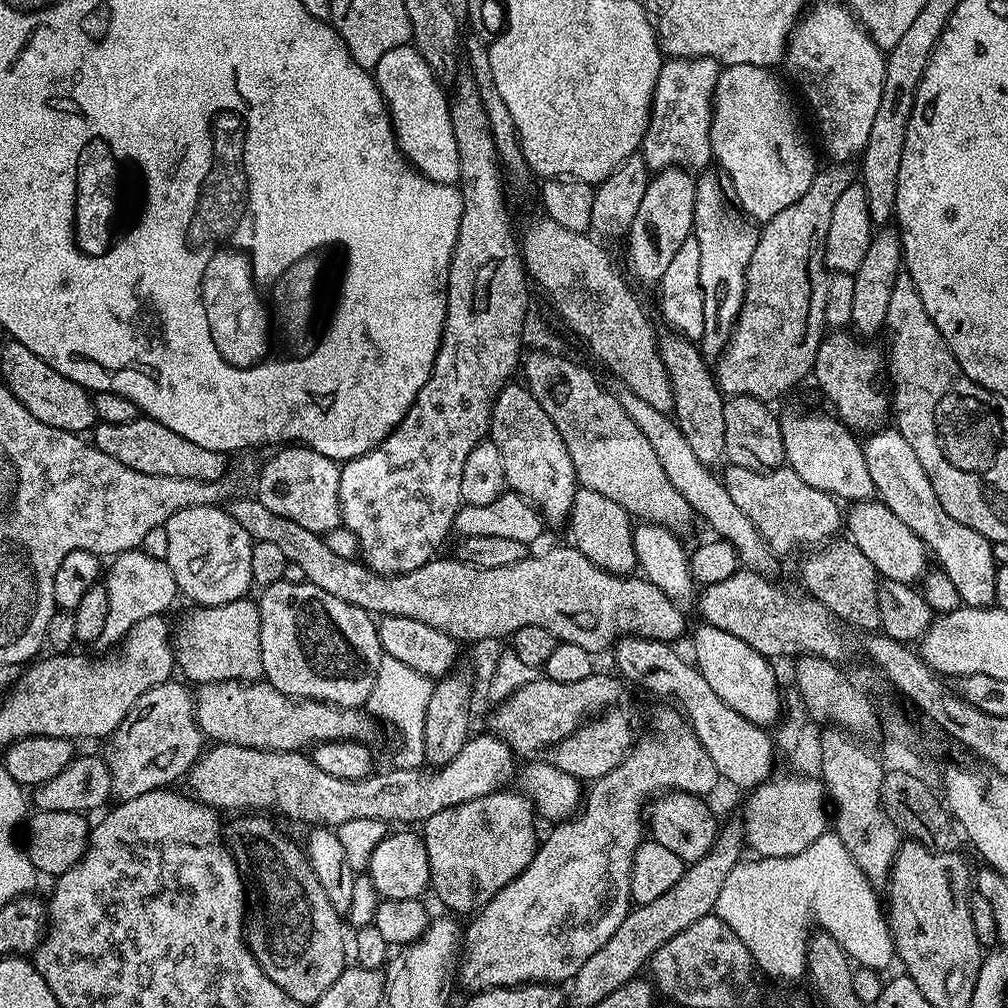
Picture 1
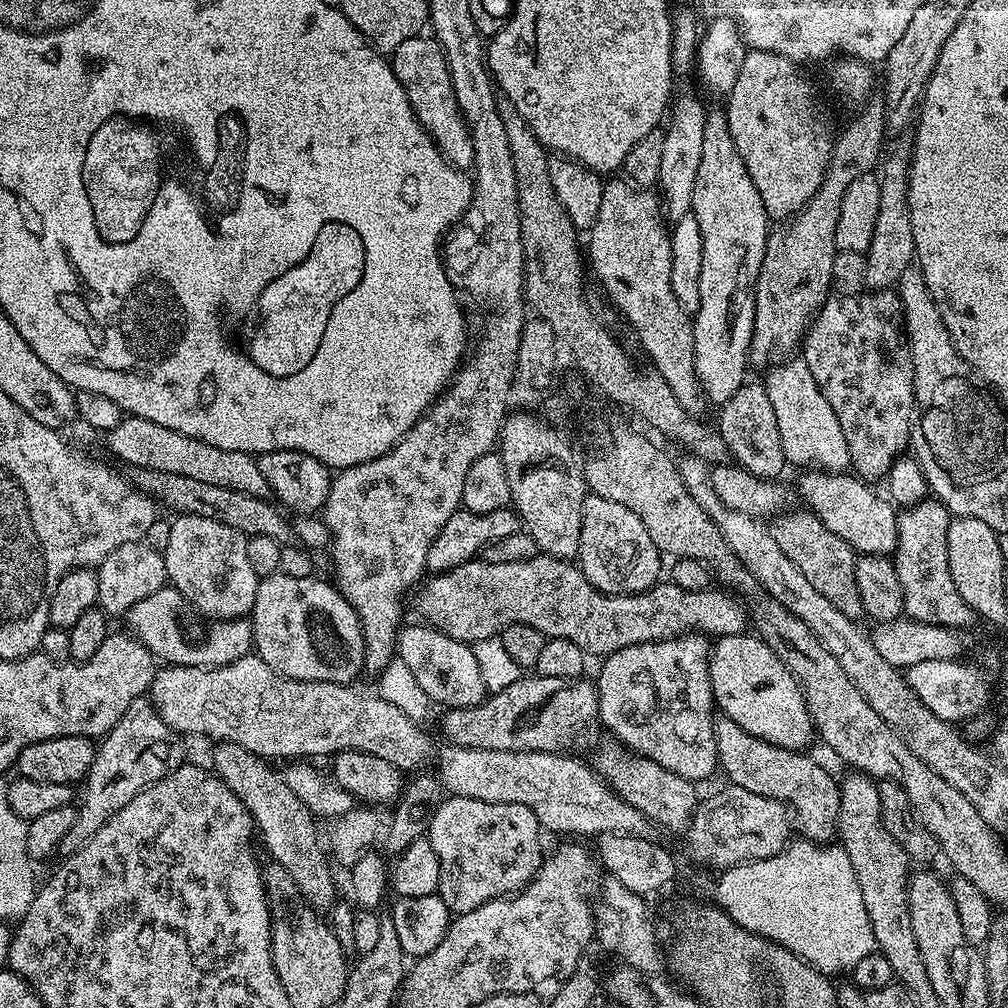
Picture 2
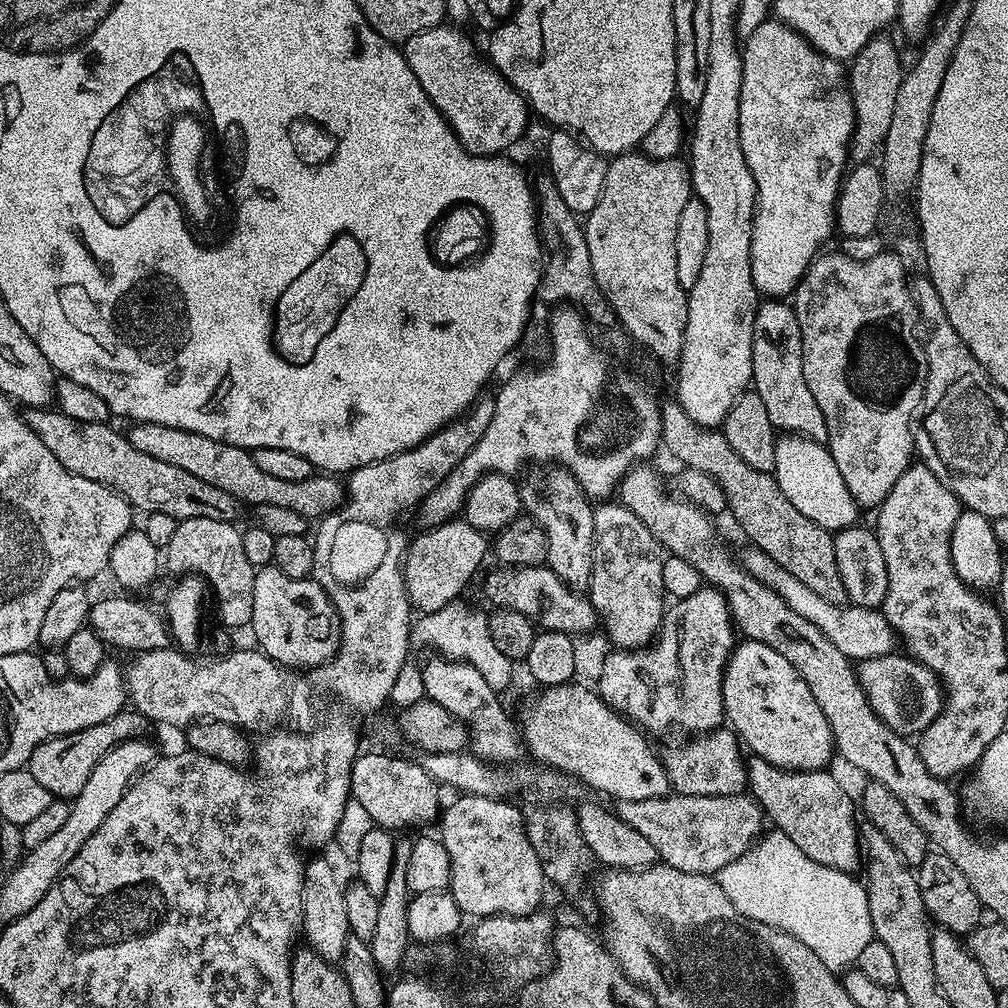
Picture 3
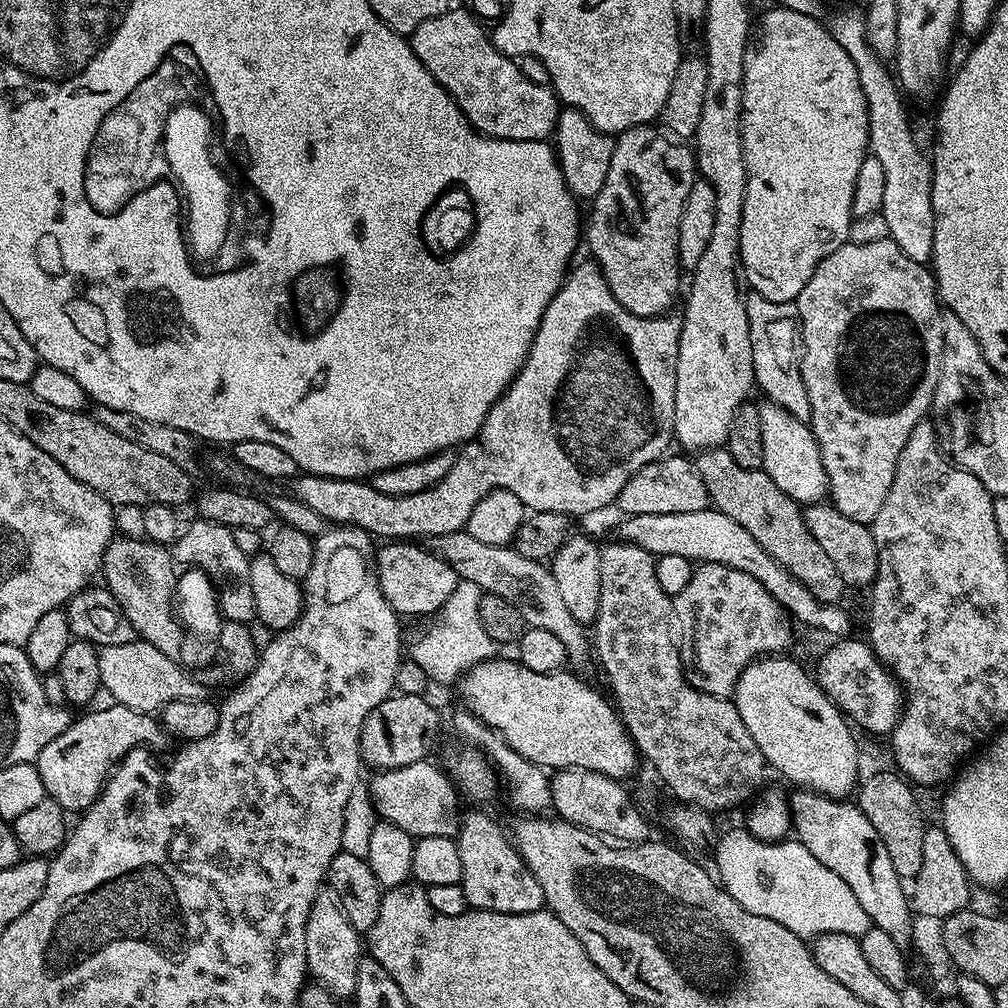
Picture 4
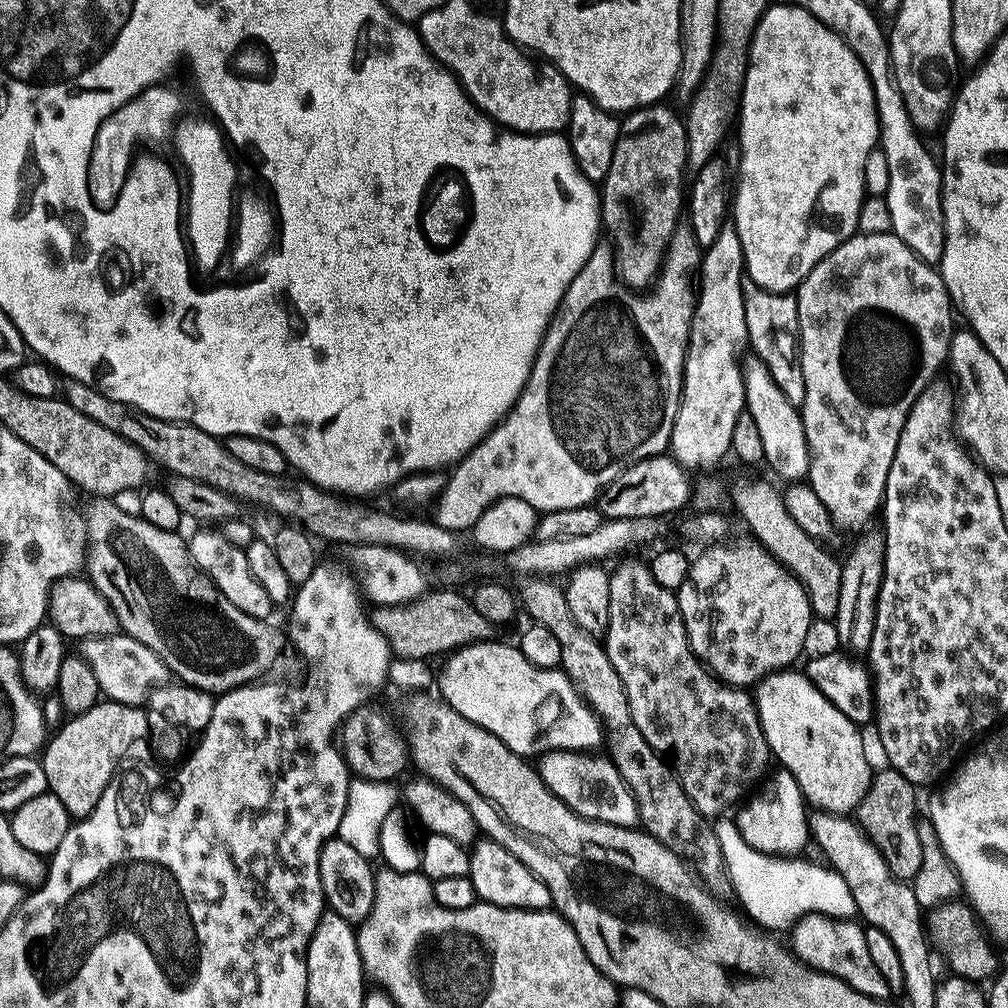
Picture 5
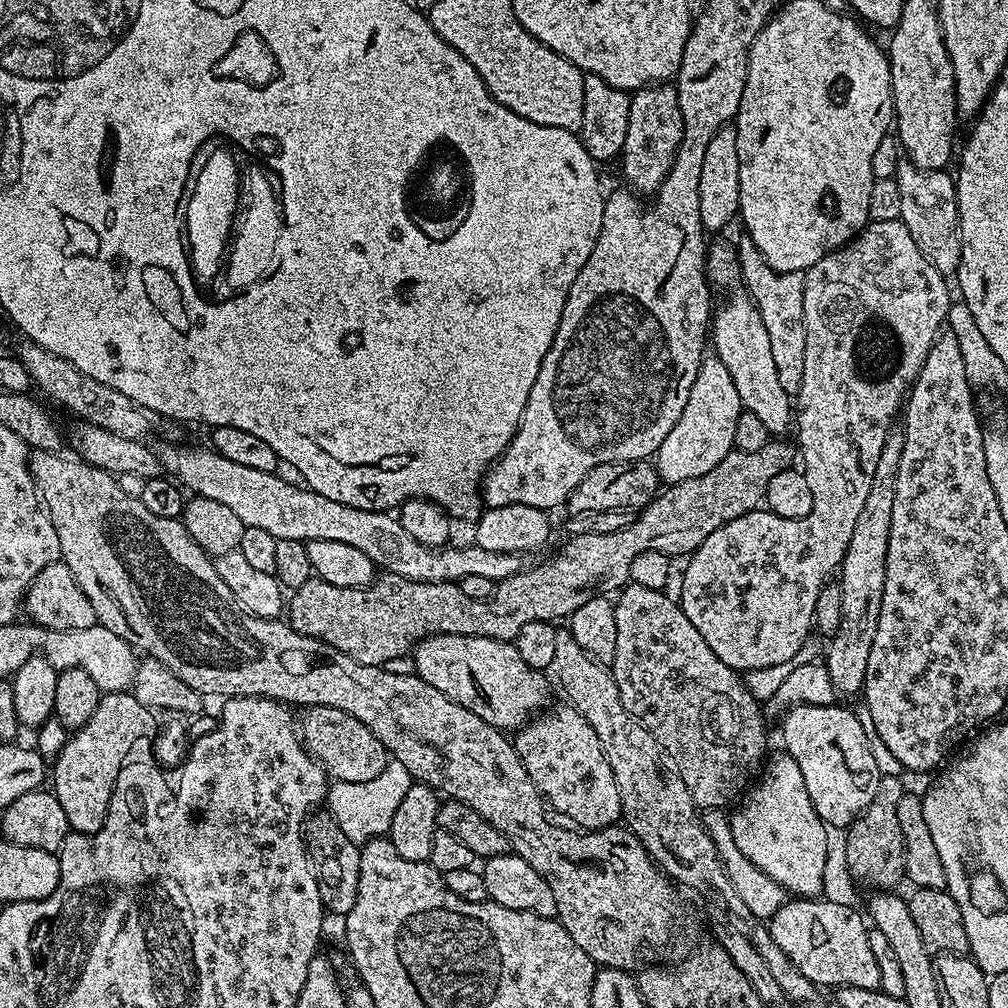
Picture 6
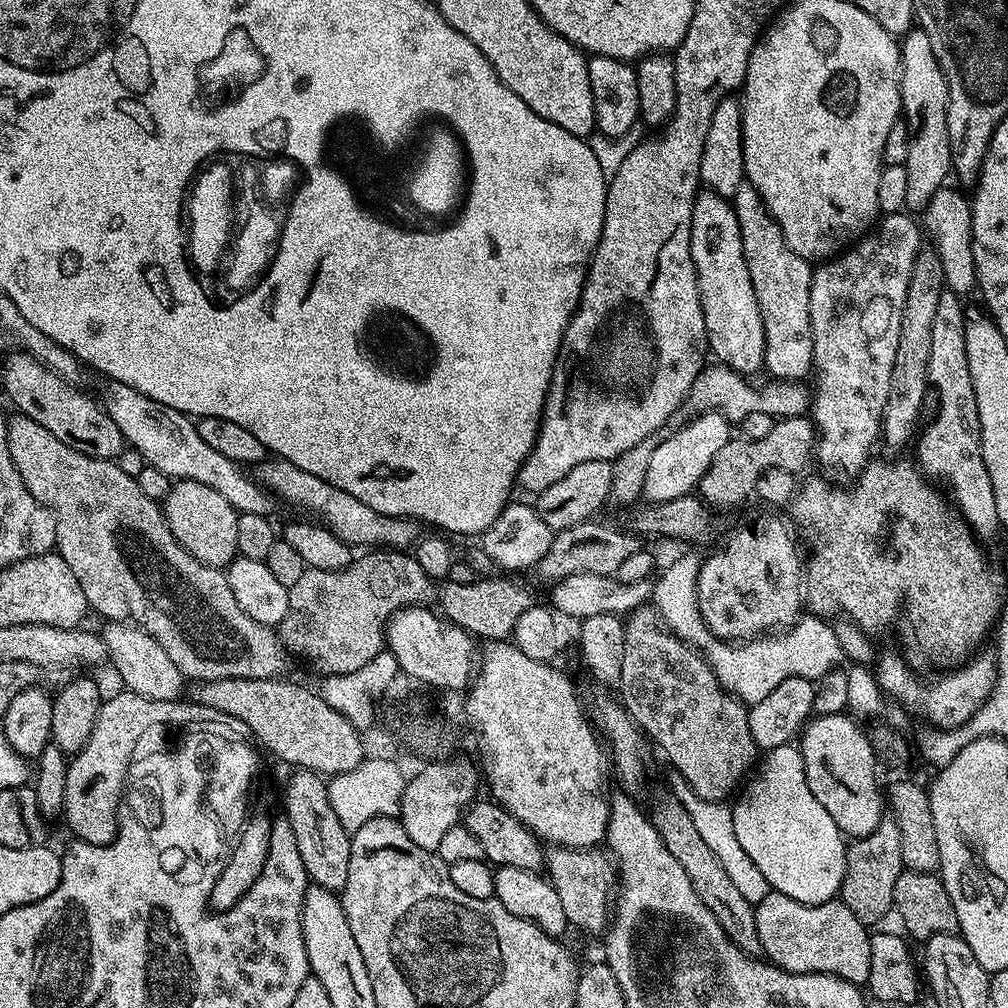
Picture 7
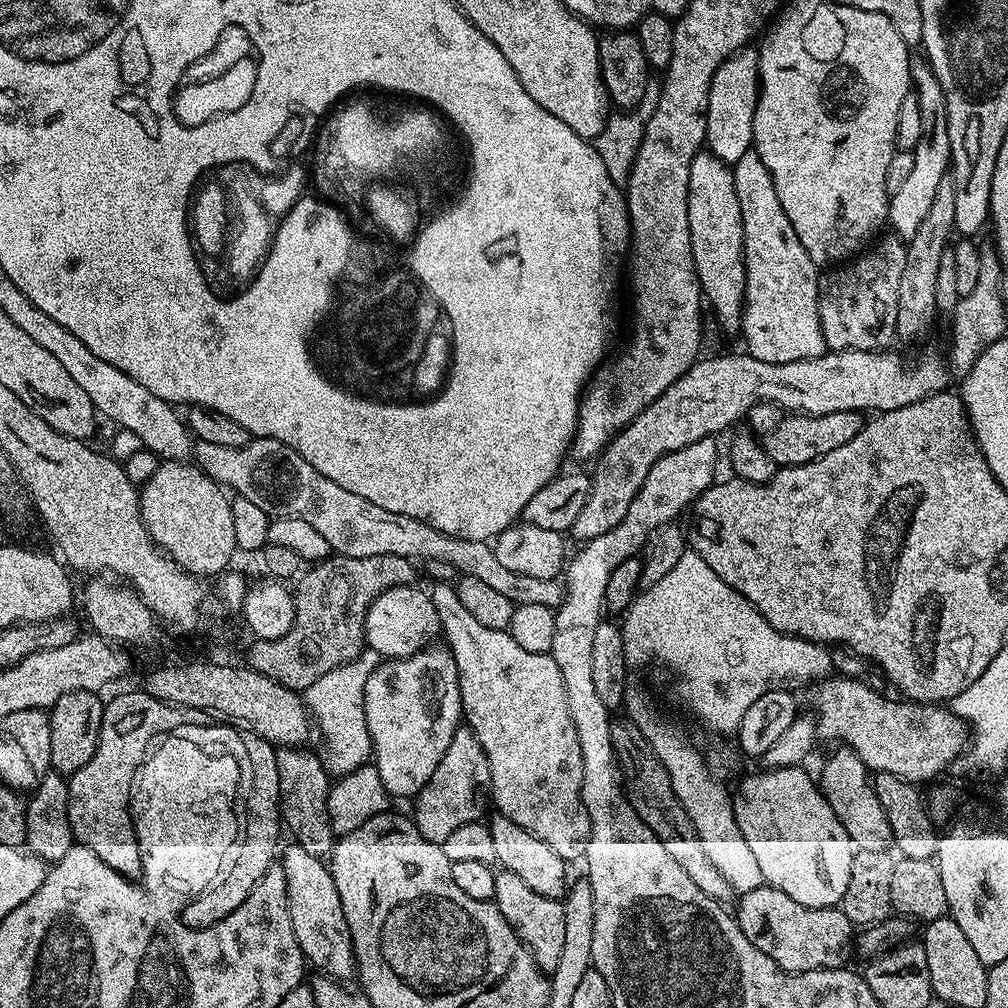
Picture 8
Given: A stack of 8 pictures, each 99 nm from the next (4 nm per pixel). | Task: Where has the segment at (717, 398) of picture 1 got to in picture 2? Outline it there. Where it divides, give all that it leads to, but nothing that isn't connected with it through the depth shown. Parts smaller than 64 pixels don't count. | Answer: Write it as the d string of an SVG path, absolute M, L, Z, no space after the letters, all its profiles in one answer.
M622 178L612 179L605 183L598 218L587 233L587 263L591 273L593 270L600 279L600 284L604 287L605 294L612 299L613 306L628 319L629 326L636 331L636 340L640 343L641 350L648 355L655 374L670 386L671 393L678 398L678 406L682 406L682 410L686 410L686 414L690 416L703 417L703 412L709 411L710 405L704 399L694 370L692 316L684 311L678 298L674 298L674 286L670 286L670 228L662 215L662 201L655 191L631 188Z

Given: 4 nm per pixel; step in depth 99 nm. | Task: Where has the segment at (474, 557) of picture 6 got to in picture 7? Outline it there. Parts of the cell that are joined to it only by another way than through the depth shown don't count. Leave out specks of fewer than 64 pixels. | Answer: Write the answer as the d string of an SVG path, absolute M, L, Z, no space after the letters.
M115 382L107 385L104 392L102 407L105 412L114 418L114 426L122 430L125 445L129 449L136 448L141 461L154 470L162 470L173 481L189 480L202 482L202 486L214 486L230 506L234 506L237 513L262 514L271 513L274 497L262 485L256 483L251 475L241 465L235 464L230 458L218 454L198 434L193 417L184 415L183 412L174 410L170 406L162 406L162 402L154 402L154 398L146 398L138 390L125 384Z

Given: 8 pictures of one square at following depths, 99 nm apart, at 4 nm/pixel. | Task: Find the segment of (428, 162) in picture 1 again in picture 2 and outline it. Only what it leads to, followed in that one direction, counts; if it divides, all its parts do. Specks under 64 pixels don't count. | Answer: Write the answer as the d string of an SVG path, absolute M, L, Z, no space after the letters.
M421 34L402 42L402 46L390 53L392 73L402 84L406 98L418 118L418 122L428 131L428 137L438 146L438 150L453 167L468 170L474 162L472 132L460 116L460 107L452 93L450 70L446 66L444 52L435 39Z

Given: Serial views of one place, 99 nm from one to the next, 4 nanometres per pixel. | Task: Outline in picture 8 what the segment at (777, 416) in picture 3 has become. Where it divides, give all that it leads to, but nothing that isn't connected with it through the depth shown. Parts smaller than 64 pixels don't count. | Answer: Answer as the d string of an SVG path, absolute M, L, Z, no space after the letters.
M757 152L742 154L732 168L734 186L738 194L738 206L742 210L742 230L744 231L744 313L740 316L740 332L744 336L747 355L758 358L758 362L781 364L782 362L798 362L806 358L818 358L829 351L828 343L822 334L820 321L820 286L818 265L806 254L802 242L798 242L798 234L794 234L794 226L790 226L790 218L786 218L786 210L782 210L782 202L778 202L778 190L774 188L774 178L770 170L766 170L766 162Z

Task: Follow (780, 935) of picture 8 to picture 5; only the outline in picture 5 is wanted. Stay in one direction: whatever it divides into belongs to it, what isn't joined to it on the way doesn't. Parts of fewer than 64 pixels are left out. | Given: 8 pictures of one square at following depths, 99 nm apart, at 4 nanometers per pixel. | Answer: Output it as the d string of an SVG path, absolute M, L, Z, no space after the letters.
M811 912L809 916L800 917L792 925L790 935L792 935L791 951L801 964L824 972L827 976L845 980L854 990L875 1000L888 1000L892 996L890 986L886 986L881 972L874 967L874 962L870 958L864 928L855 919L837 920L835 916Z

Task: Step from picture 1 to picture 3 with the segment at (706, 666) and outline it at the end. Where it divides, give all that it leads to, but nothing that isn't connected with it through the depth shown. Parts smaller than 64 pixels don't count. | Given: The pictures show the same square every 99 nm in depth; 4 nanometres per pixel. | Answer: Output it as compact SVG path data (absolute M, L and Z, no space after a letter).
M744 638L732 649L732 655L728 658L728 665L724 667L724 715L732 731L740 737L741 745L752 756L760 756L774 766L786 768L793 772L814 772L829 767L829 761L834 755L834 745L830 722L826 720L826 714L822 712L822 706L818 706L814 694L810 694L810 686L806 686L806 682L800 677L798 670L794 670L794 666L790 666L790 662L786 662L786 658L782 658L782 654L778 654L778 650L770 650L770 646L766 646L762 642Z

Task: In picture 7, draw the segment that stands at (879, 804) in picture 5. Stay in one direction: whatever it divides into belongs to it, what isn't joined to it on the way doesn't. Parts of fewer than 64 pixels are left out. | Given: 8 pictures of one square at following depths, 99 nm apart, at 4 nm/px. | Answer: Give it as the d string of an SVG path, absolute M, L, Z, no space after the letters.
M885 818L870 834L853 839L847 845L844 881L838 893L839 899L866 926L876 926L887 912L893 911L894 882L905 871L902 862L902 834L895 819Z

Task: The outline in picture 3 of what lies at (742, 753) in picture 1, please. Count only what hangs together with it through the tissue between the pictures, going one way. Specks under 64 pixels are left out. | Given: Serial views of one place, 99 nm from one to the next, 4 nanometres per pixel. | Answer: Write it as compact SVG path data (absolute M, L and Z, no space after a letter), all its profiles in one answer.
M752 756L747 761L747 766L748 788L752 799L759 804L764 811L765 817L771 823L772 820L776 823L773 825L778 831L786 834L786 838L790 838L790 842L794 842L794 846L798 846L798 850L802 850L802 854L806 854L806 858L814 858L814 862L818 862L822 866L836 868L840 872L856 874L859 873L859 868L861 871L862 836L858 831L858 824L856 828L856 812L858 816L858 808L854 803L854 799L838 786L838 783L831 777L828 770L793 772L786 768L774 766L760 756Z

